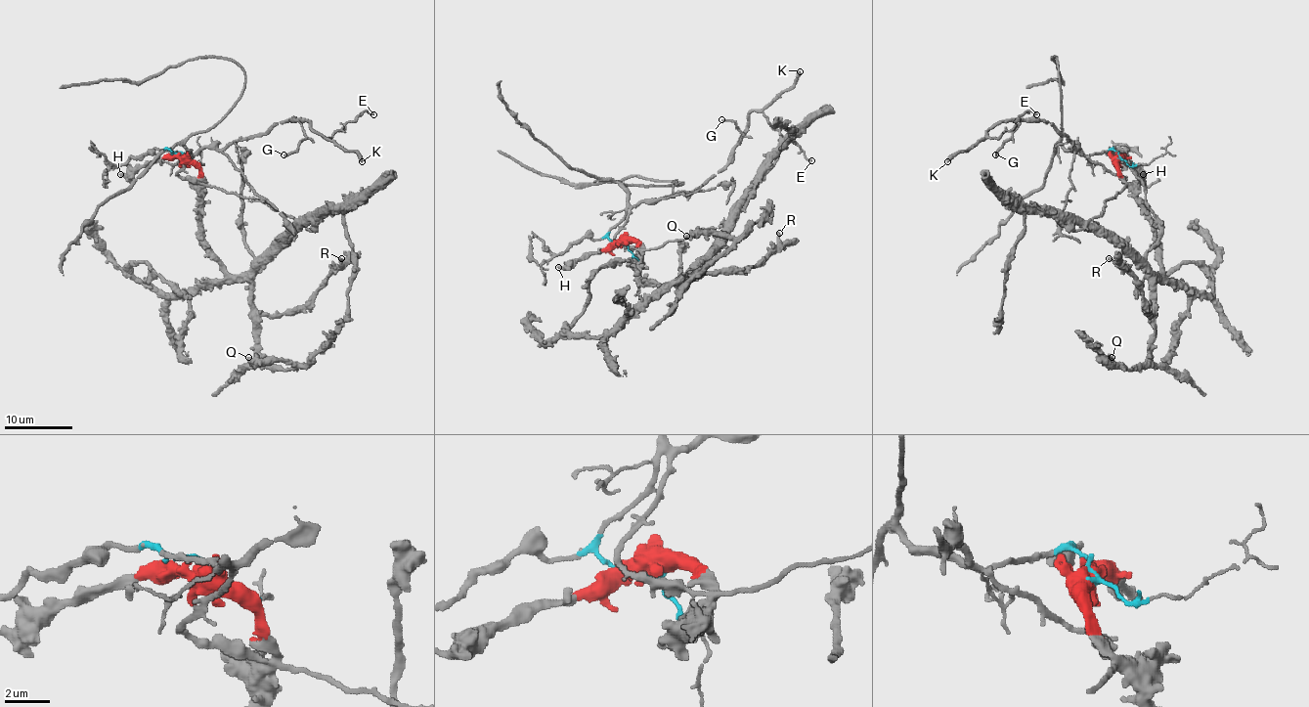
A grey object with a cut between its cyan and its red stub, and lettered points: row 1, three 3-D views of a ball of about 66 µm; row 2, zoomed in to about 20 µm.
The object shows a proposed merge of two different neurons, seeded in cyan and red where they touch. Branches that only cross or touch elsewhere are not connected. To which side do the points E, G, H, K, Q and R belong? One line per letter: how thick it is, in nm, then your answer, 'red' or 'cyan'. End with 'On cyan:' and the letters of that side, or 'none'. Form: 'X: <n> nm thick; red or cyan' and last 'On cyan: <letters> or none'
E: 120 nm thick; cyan
G: 190 nm thick; cyan
H: 300 nm thick; red
K: 340 nm thick; cyan
Q: 480 nm thick; red
R: 220 nm thick; red
On cyan: E, G, K

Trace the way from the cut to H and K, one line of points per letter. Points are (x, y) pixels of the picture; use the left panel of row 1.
H: (187, 156), (146, 161), (125, 175), (120, 173)
K: (187, 156), (169, 150), (224, 150), (277, 122), (306, 120), (362, 161)

